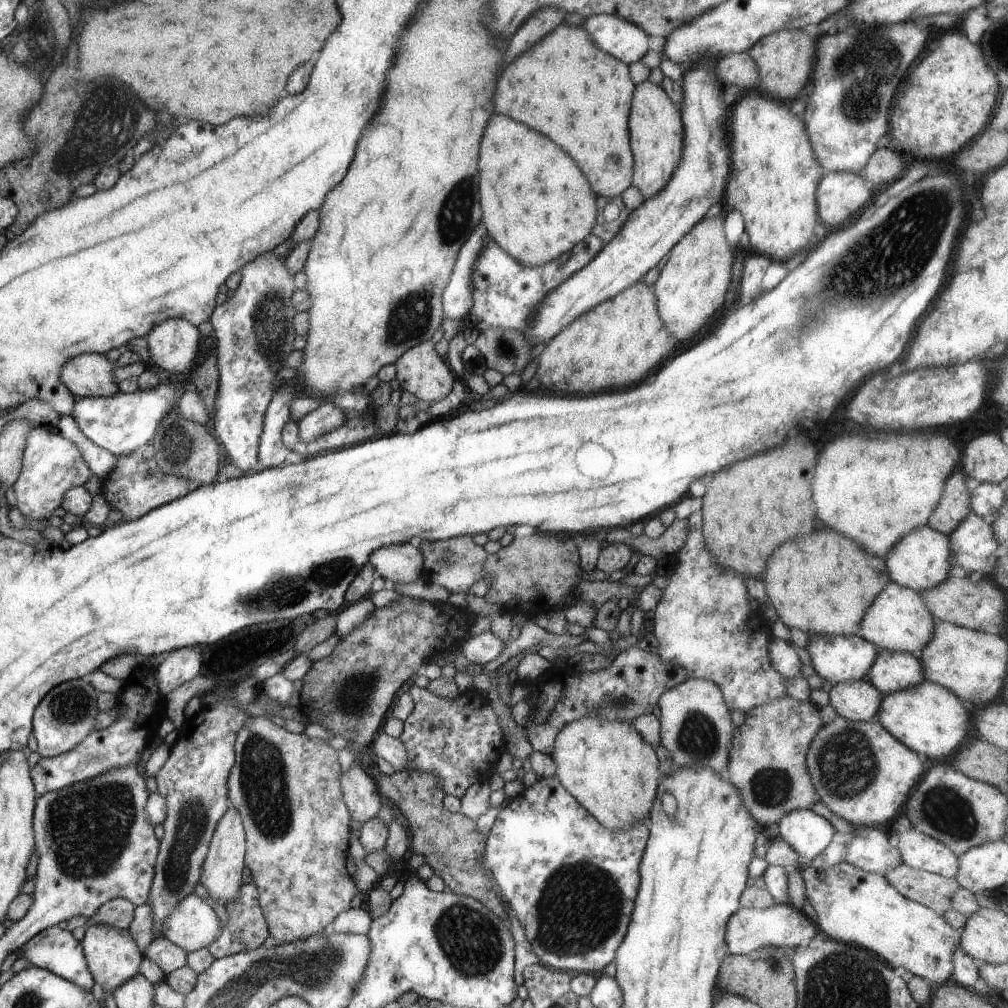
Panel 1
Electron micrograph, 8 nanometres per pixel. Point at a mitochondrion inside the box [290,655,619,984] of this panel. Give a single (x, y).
(471, 940)

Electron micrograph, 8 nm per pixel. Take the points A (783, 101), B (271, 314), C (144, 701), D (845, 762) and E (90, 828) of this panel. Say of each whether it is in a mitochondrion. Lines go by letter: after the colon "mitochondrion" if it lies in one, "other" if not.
A: other
B: mitochondrion
C: other
D: mitochondrion
E: mitochondrion

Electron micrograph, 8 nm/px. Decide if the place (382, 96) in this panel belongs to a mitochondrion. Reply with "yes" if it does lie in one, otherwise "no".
no

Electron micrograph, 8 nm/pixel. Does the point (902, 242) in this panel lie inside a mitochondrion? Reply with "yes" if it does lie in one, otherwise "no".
yes

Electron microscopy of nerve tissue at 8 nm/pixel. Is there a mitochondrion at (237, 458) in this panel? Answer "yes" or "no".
no

